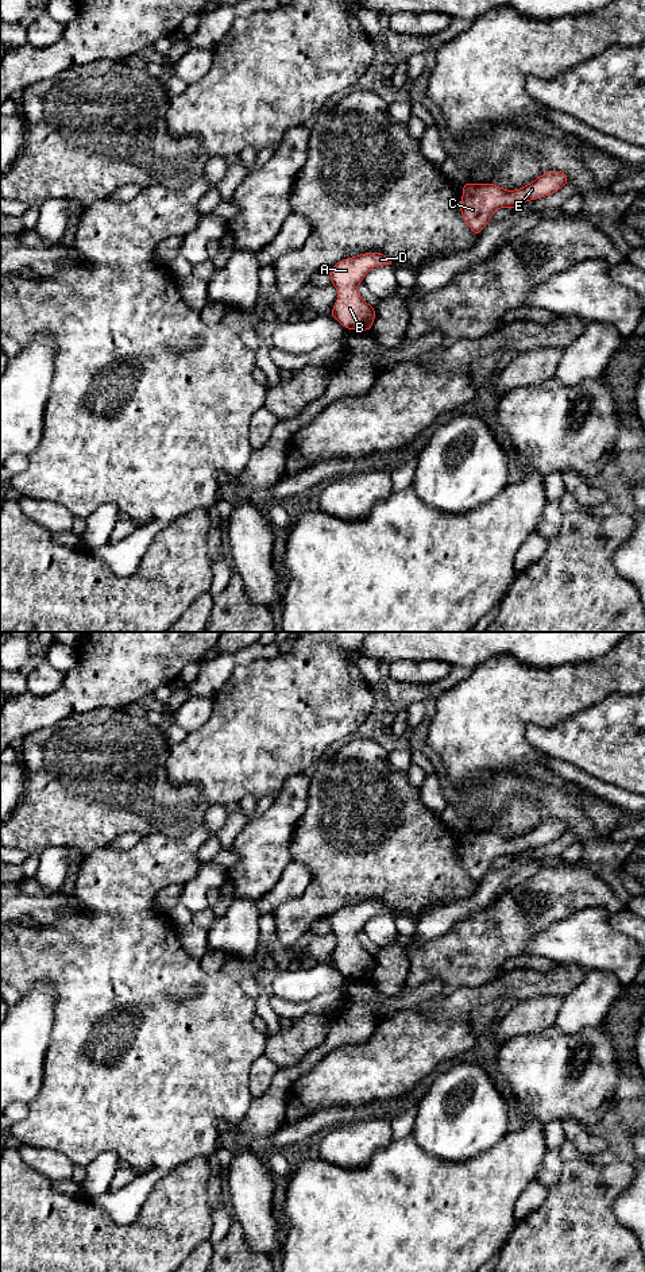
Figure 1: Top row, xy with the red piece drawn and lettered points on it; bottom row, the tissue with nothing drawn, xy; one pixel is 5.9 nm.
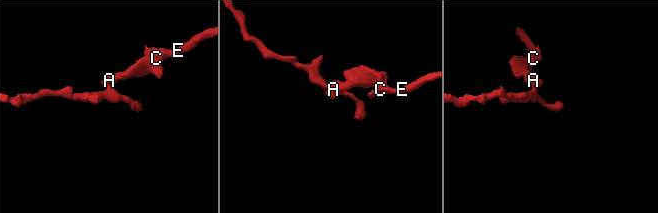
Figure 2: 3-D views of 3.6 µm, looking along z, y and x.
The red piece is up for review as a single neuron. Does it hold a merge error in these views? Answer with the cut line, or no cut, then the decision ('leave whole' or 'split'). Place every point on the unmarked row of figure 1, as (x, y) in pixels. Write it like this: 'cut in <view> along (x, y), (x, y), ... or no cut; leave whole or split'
no cut; leave whole

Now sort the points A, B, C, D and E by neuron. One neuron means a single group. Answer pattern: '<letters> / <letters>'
A B C D E

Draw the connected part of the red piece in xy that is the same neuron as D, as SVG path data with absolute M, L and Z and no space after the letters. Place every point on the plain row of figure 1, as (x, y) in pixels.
M370 899L344 906L328 917L331 933L339 941L329 964L336 967L345 978L371 979L376 964L375 956L356 941L356 936L371 917L382 913L391 913L391 909L385 902Z

